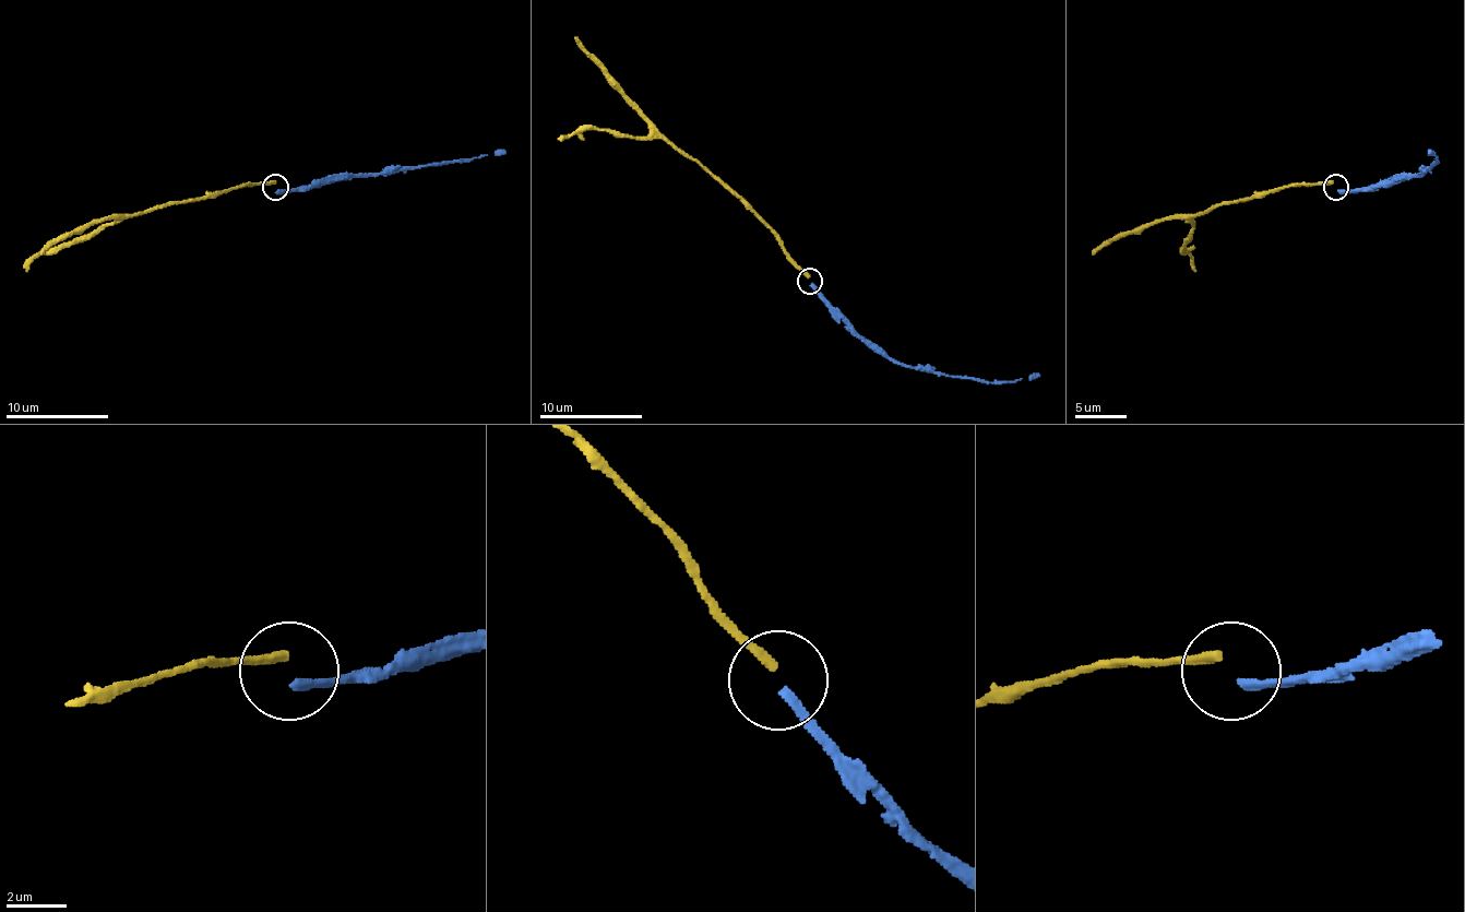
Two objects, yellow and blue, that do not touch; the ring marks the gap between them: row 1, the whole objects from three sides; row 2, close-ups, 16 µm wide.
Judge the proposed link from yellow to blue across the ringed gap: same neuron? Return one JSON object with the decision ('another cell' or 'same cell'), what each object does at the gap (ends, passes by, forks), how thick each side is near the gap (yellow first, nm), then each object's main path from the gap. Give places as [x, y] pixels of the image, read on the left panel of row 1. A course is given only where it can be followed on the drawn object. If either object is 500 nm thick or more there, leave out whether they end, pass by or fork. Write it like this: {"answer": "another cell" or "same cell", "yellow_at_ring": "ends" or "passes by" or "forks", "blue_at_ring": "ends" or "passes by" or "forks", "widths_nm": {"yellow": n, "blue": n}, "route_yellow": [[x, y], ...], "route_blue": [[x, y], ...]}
{"answer": "another cell", "yellow_at_ring": "ends", "blue_at_ring": "ends", "widths_nm": {"yellow": 340, "blue": 300}, "route_yellow": [[273, 182], [242, 182], [201, 198], [170, 201], [137, 213], [116, 213], [64, 234], [40, 255]], "route_blue": [[276, 190], [318, 188], [366, 175], [447, 162], [469, 162], [485, 154], [505, 152]]}

